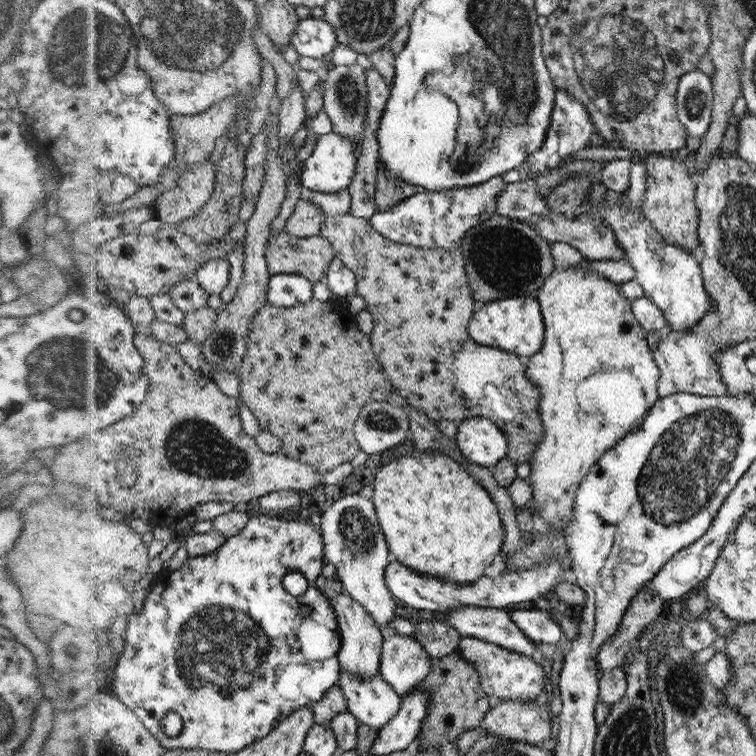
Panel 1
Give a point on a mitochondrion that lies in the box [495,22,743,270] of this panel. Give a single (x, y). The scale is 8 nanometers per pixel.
(694, 104)

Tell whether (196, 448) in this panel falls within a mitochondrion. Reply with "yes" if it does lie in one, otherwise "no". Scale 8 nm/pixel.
yes

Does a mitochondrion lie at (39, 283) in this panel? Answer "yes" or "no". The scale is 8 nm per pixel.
no

